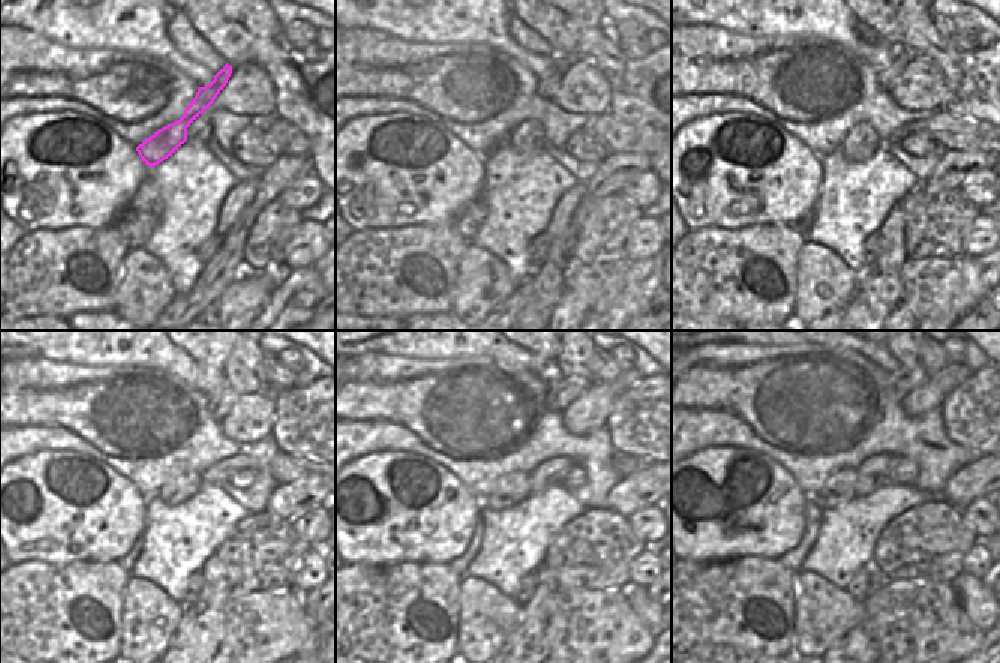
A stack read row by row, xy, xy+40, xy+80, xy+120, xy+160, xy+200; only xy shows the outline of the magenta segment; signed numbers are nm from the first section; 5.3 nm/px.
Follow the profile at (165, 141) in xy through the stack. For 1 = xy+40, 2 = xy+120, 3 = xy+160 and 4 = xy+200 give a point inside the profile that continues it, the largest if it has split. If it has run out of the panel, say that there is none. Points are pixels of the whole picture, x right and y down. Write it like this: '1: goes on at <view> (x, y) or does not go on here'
1: goes on at xy+40 (547, 87)
2: goes on at xy+120 (219, 407)
3: goes on at xy+160 (561, 393)
4: goes on at xy+200 (903, 380)

